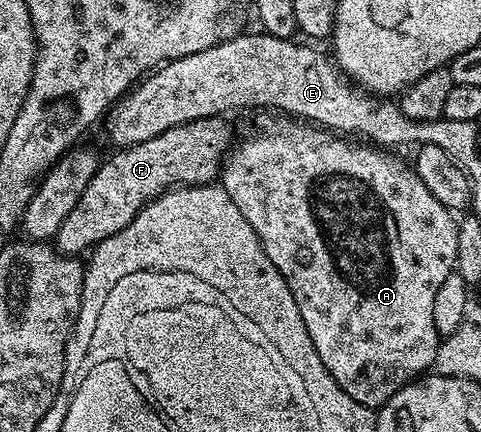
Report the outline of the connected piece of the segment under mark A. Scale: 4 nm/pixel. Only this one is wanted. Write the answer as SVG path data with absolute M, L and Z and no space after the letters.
M264 112L260 119L256 122L256 127L252 130L252 135L245 140L244 143L237 145L228 151L220 171L218 179L219 185L230 196L230 200L234 200L234 204L238 208L238 212L242 212L242 216L246 216L246 221L250 224L250 228L254 228L254 232L258 236L258 240L262 244L266 256L270 256L270 264L274 264L274 268L278 268L278 272L282 272L282 276L286 280L286 284L290 288L290 292L294 296L294 304L298 304L298 312L302 312L302 324L306 324L306 332L310 332L310 340L314 340L314 348L321 358L322 364L326 364L326 372L330 372L330 376L334 376L334 380L342 388L342 392L346 392L346 396L350 396L354 400L358 400L358 404L362 404L366 408L370 408L374 412L379 410L381 406L386 404L386 400L390 400L390 396L394 396L394 392L401 390L403 386L409 382L415 382L425 372L432 370L432 361L440 347L441 334L438 328L434 328L434 296L438 293L438 287L446 280L446 276L450 276L457 269L456 257L458 252L458 232L460 231L457 219L452 219L452 214L435 198L433 187L422 184L422 180L416 175L415 169L411 165L408 166L400 158L395 158L395 153L389 152L384 148L377 148L372 144L360 144L364 146L351 146L349 139L344 136L337 136L335 133L329 132L323 128L317 128L315 125L309 124L304 120L297 120L291 116L277 116L272 112Z

